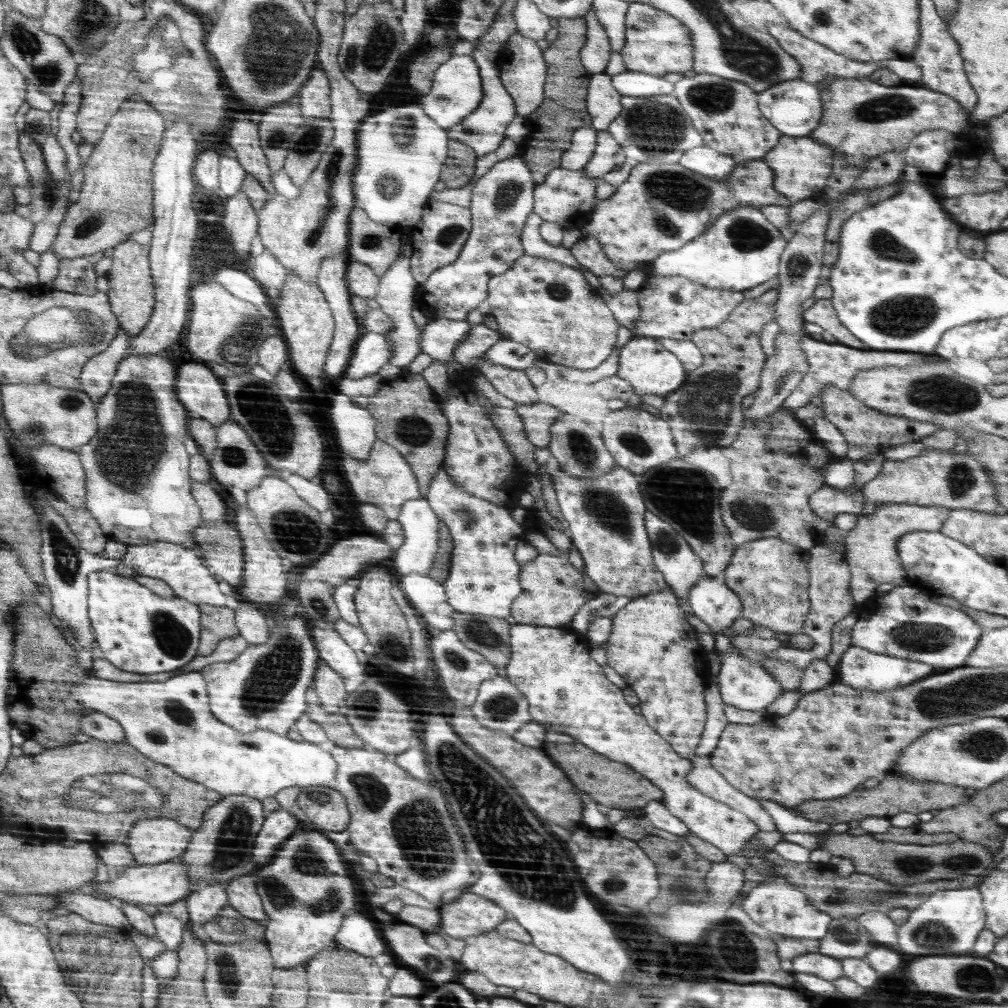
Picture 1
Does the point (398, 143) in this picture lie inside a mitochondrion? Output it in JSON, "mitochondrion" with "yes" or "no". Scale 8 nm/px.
{"mitochondrion":"yes"}

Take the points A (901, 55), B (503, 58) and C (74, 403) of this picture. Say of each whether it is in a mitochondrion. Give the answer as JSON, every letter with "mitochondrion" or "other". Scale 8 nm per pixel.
{"A":"other","B":"other","C":"mitochondrion"}

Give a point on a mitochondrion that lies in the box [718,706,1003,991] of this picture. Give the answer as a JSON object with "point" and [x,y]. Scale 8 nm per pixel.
{"point":[967,859]}

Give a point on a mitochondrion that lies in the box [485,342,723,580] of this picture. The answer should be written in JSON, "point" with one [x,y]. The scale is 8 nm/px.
{"point":[681,494]}

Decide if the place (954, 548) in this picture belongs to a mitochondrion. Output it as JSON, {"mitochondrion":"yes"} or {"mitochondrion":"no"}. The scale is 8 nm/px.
{"mitochondrion":"no"}

